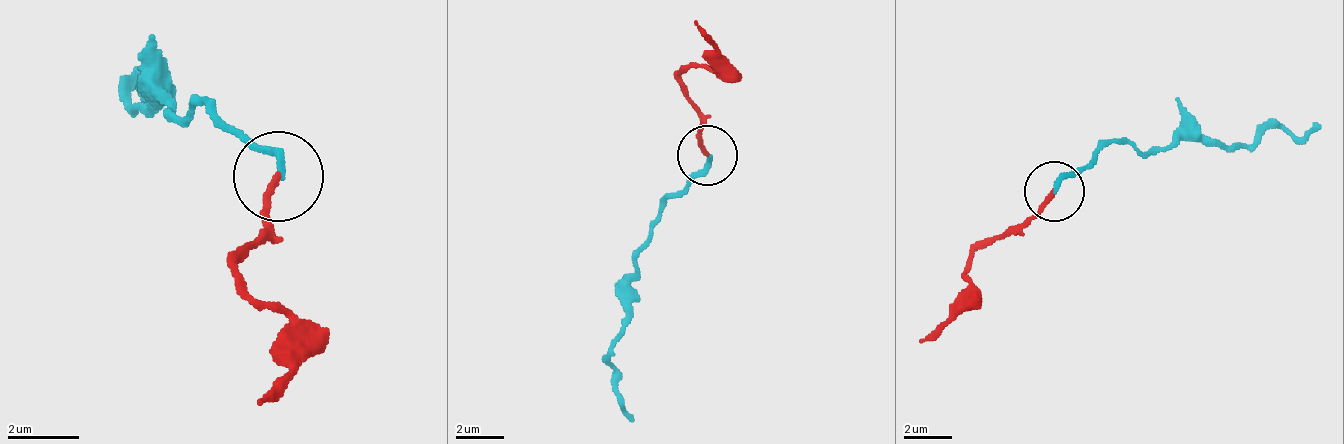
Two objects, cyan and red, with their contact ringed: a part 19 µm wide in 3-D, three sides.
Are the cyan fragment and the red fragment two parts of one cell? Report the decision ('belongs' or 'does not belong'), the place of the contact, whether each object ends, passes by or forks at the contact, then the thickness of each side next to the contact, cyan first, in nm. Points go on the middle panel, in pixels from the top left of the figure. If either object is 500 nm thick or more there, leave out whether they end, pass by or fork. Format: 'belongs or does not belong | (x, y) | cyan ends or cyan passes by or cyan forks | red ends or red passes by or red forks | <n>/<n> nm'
does not belong | (707, 155) | cyan ends | red ends | 200/180 nm

